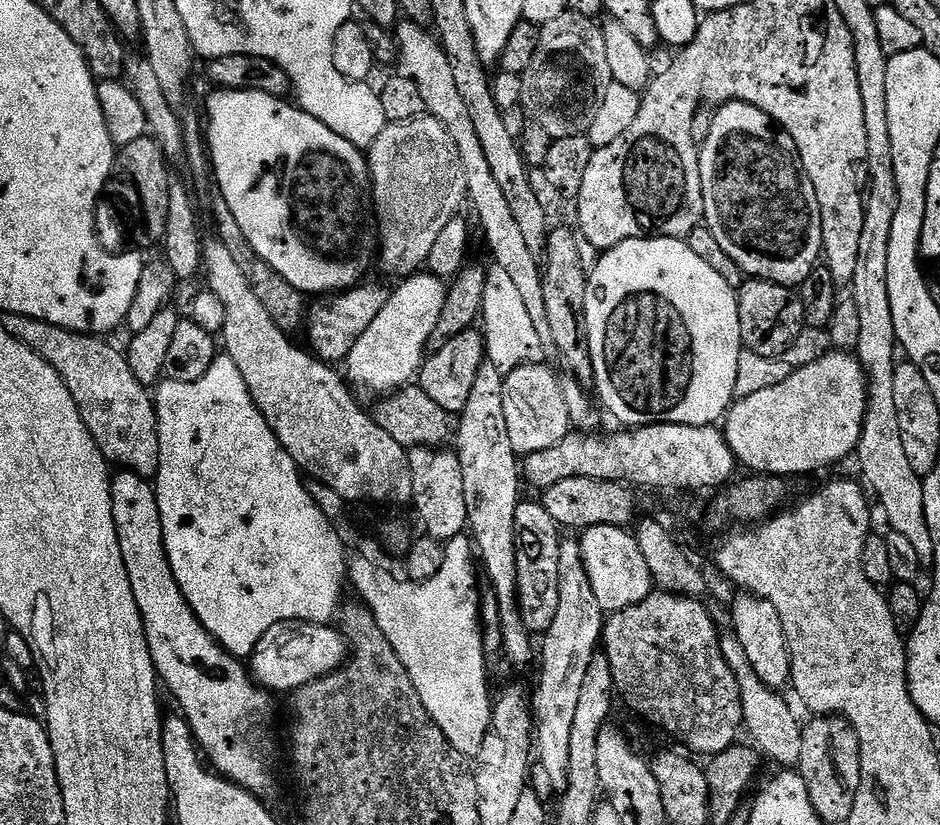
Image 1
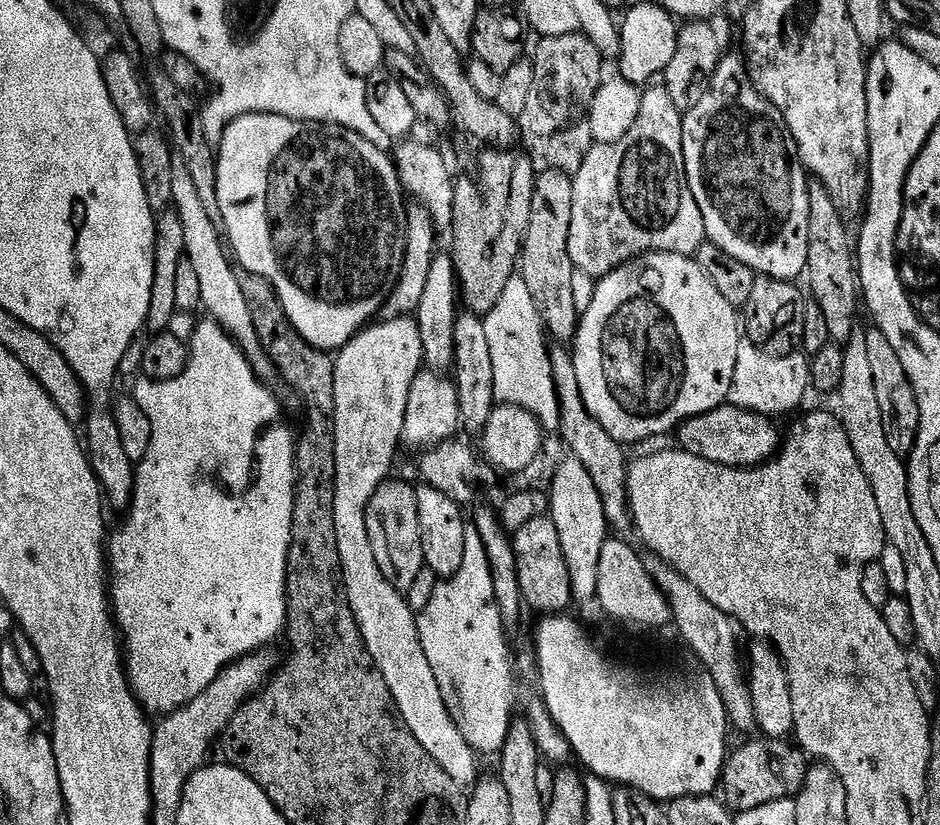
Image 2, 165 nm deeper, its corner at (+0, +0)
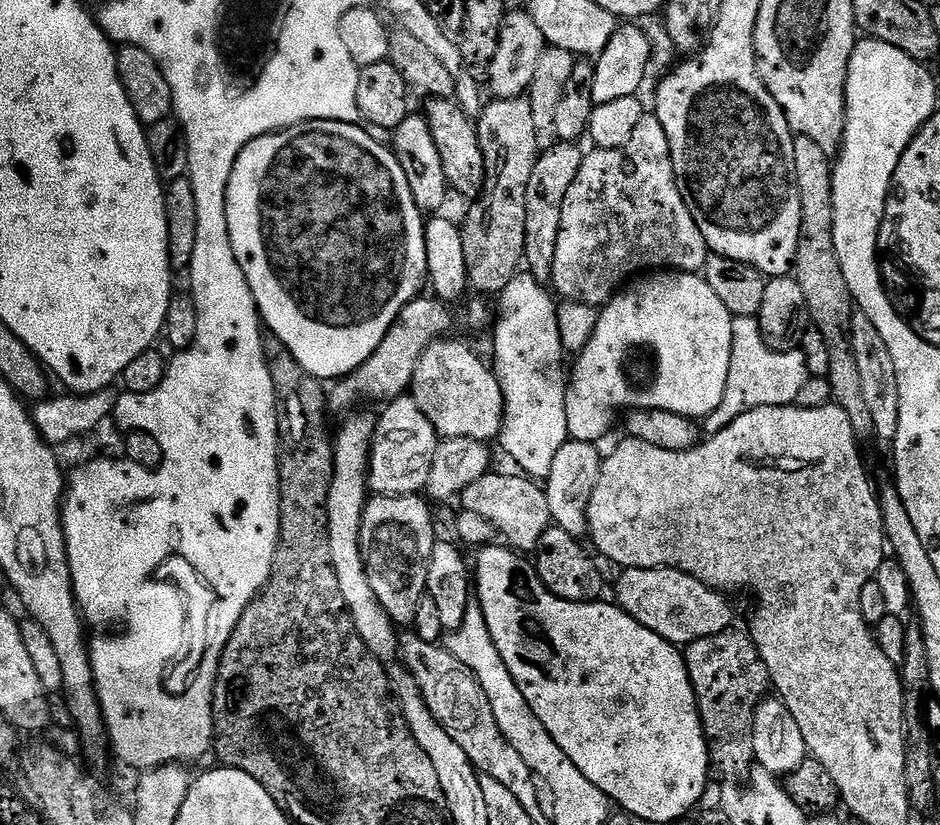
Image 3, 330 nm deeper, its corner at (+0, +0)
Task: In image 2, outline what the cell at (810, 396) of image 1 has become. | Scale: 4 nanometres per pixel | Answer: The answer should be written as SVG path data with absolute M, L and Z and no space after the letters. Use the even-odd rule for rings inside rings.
M725 402L719 408L706 414L698 414L685 420L675 429L674 436L680 439L679 447L698 458L706 458L715 464L731 468L755 468L767 464L777 455L782 444L782 432L775 428L773 421L757 412L735 408L731 402Z

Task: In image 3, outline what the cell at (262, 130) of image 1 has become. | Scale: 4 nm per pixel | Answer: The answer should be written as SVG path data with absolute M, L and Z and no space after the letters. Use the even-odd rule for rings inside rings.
M311 120L309 124L298 124L294 128L270 132L267 136L259 136L250 141L240 151L228 179L226 218L230 226L230 242L246 274L246 284L254 294L263 327L284 343L281 344L283 351L293 356L302 370L306 370L311 376L317 376L322 382L335 382L341 376L349 376L358 371L372 357L374 350L382 346L382 338L386 338L404 307L421 295L429 283L425 213L416 205L410 182L406 178L406 170L402 170L395 151L389 145L387 148L386 145L379 144L371 134L373 135L367 127L360 124L347 124L337 120Z

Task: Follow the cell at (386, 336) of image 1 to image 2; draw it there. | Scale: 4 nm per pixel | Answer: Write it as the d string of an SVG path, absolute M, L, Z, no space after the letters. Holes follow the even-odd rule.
M403 316L397 320L380 320L372 322L357 332L354 339L345 348L339 349L334 356L334 406L336 407L336 485L334 486L334 534L338 534L338 558L342 562L342 575L350 606L354 610L354 618L362 630L362 638L366 642L366 650L370 650L370 658L375 662L377 670L382 674L386 686L390 686L390 694L396 703L404 725L422 742L422 750L454 778L461 786L472 786L477 783L476 760L478 754L462 738L454 718L444 701L442 690L438 686L438 678L434 678L434 669L426 659L426 650L422 650L422 642L416 625L418 616L412 611L407 599L382 574L378 566L378 558L374 558L374 546L370 546L370 534L366 530L366 510L370 506L370 498L382 486L384 481L393 475L392 463L396 460L396 447L401 447L406 422L406 402L410 398L410 386L414 386L414 378L422 370L424 351L422 350L422 334L415 319Z

